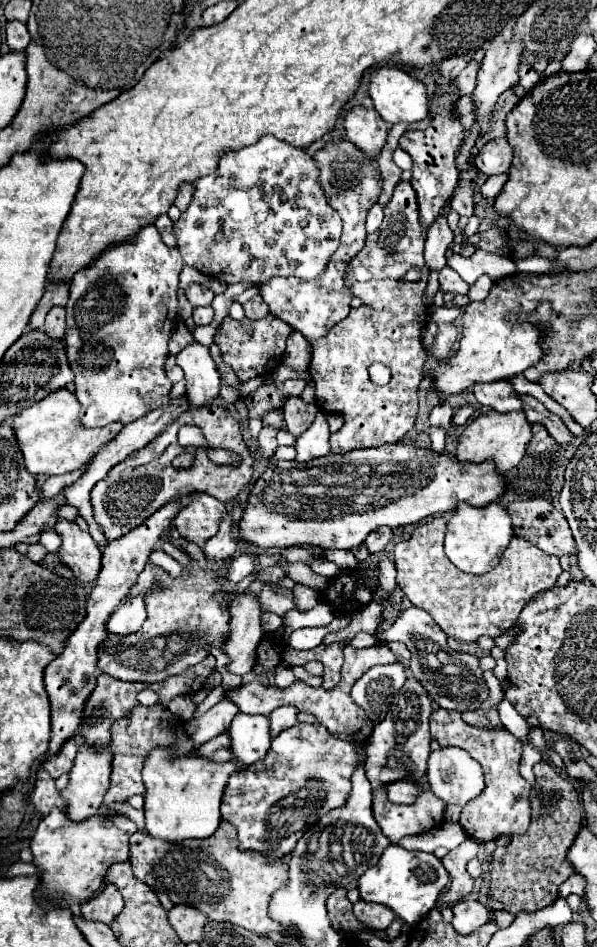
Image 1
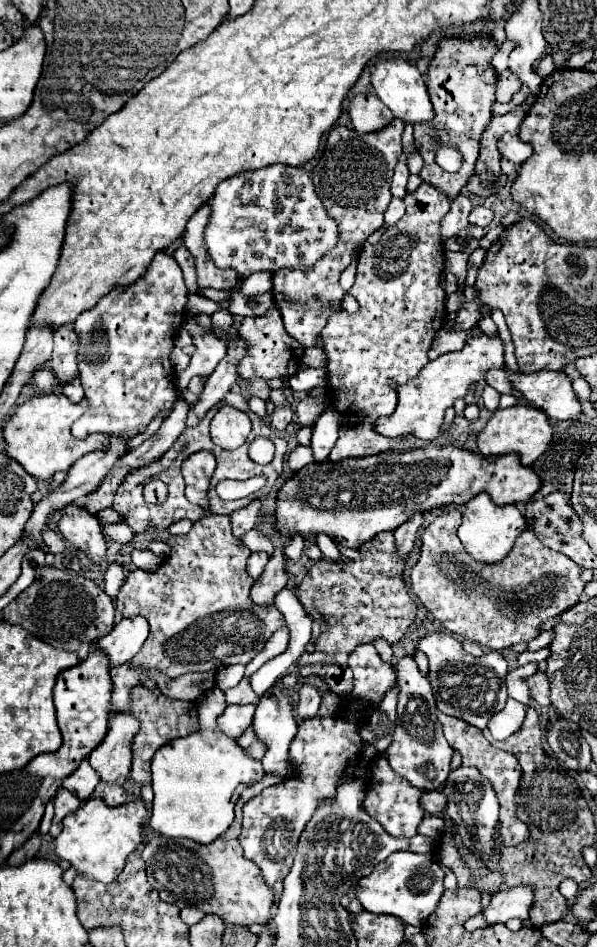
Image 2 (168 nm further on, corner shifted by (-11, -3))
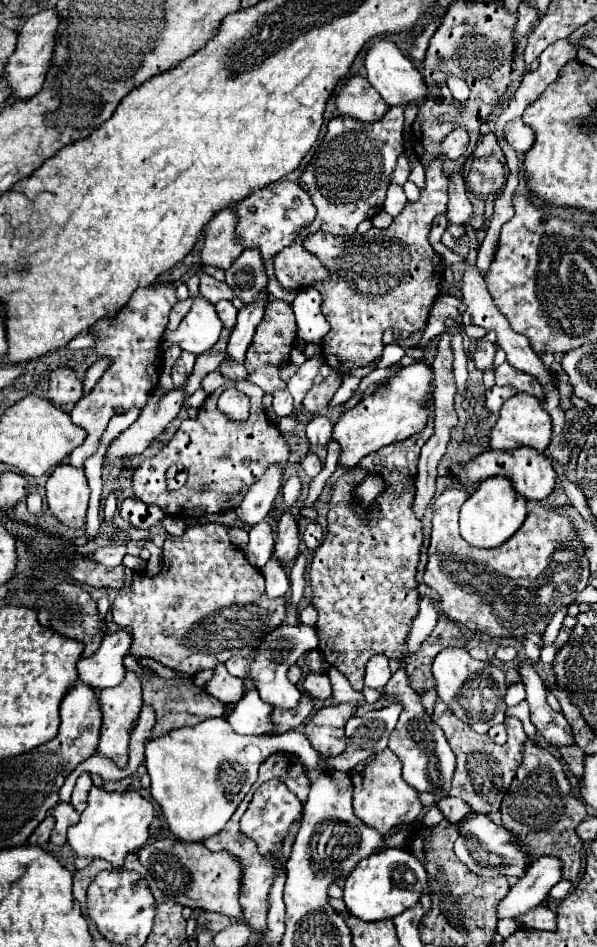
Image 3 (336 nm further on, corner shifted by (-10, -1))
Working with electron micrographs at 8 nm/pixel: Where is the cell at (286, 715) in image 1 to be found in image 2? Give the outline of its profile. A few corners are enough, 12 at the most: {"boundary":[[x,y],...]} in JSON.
{"boundary":[[311,683],[299,689],[297,715],[315,717],[321,695]]}

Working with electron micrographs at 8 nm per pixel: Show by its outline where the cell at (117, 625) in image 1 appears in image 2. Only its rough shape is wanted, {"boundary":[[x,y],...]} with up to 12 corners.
{"boundary":[[143,617],[121,619],[97,641],[109,667],[137,655],[149,635]]}

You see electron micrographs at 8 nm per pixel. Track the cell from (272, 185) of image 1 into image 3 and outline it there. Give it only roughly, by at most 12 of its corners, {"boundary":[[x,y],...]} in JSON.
{"boundary":[[294,181],[236,201],[234,239],[264,261],[316,217]]}

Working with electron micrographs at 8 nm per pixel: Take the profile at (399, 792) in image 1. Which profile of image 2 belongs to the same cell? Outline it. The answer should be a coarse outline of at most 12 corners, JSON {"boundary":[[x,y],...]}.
{"boundary":[[429,791],[421,807],[431,815],[445,811],[447,799],[441,791]]}

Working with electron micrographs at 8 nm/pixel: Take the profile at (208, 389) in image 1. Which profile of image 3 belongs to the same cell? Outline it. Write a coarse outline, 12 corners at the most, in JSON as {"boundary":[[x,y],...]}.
{"boundary":[[204,297],[194,303],[176,331],[163,335],[194,355],[214,349],[222,321]]}

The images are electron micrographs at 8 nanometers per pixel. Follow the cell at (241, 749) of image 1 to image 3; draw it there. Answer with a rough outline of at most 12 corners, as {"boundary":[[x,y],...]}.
{"boundary":[[280,625],[256,657],[230,657],[274,709],[294,709],[300,691],[286,677],[318,647],[316,629]]}

